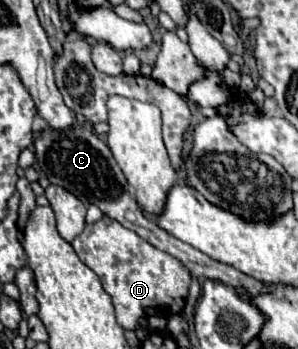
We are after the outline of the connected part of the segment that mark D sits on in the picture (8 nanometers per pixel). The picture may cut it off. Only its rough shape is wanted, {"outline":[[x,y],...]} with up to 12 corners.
{"outline":[[102,217],[72,241],[116,321],[184,309],[186,265]]}

